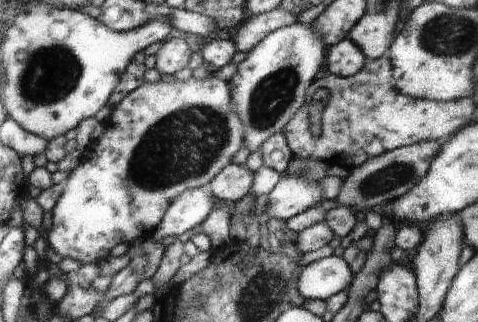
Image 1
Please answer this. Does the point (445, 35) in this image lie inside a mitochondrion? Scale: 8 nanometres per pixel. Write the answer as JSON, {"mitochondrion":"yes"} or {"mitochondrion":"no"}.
{"mitochondrion":"yes"}

